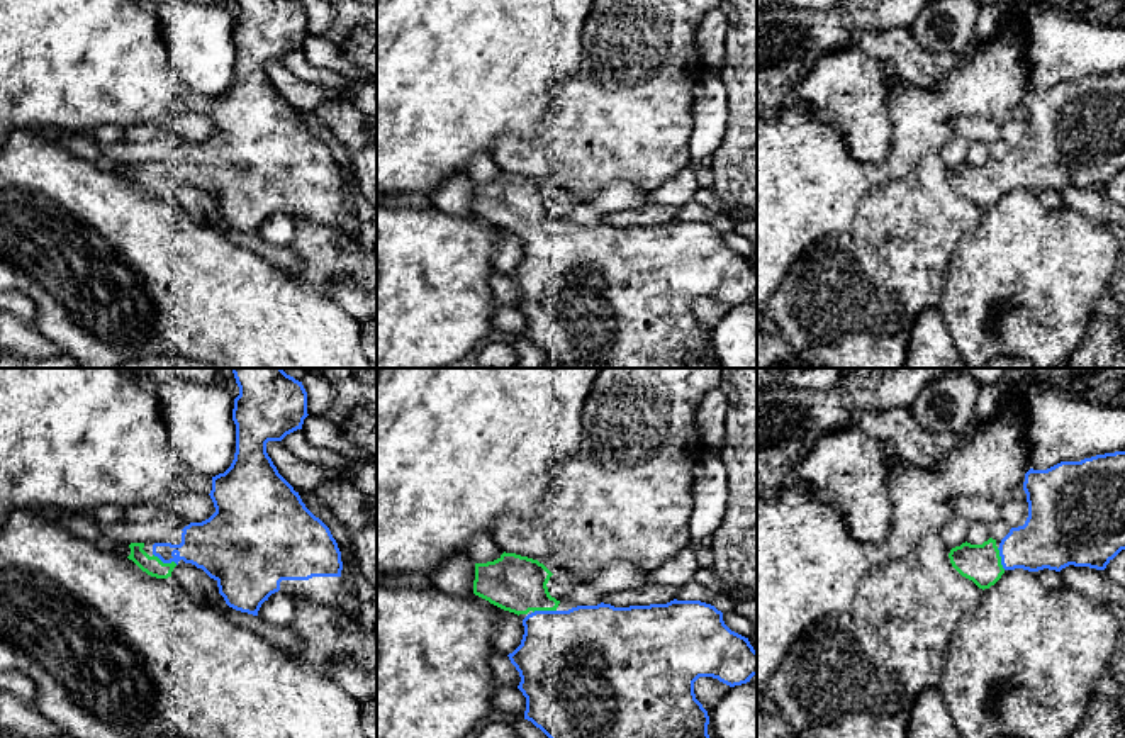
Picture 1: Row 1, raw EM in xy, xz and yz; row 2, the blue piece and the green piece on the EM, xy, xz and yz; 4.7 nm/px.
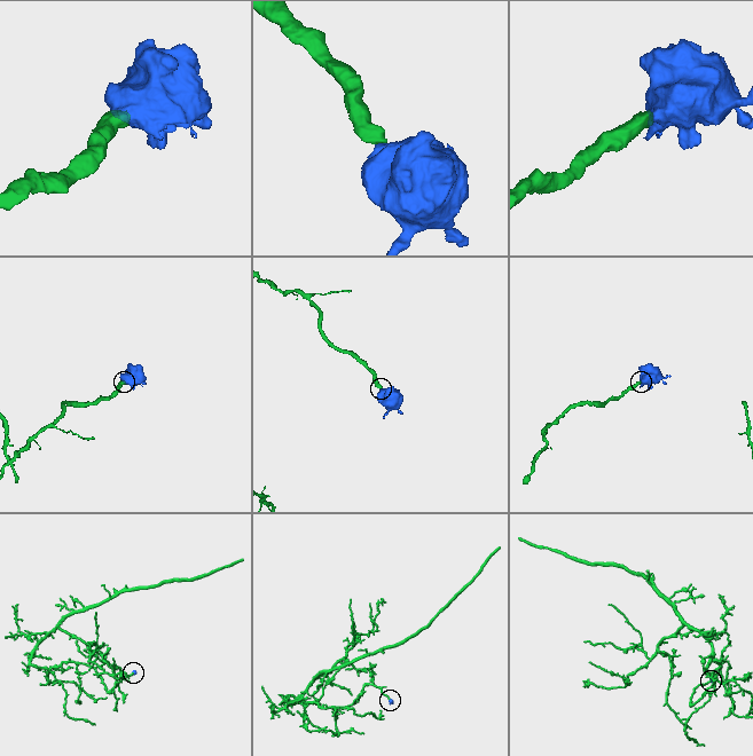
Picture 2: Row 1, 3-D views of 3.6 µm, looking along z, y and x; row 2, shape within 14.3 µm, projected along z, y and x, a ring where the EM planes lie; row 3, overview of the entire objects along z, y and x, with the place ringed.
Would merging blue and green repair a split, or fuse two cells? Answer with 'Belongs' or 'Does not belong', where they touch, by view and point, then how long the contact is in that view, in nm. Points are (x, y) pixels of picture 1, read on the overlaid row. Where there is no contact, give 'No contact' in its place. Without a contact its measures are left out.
Belongs. Touches blue at xy (165, 562). Shared border 130 nm

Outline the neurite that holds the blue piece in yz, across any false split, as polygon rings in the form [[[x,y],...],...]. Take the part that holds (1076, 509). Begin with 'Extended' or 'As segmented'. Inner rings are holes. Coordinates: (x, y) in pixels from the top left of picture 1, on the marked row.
Extended. [[[1125,451],[1096,455],[1081,461],[1061,461],[1047,470],[1030,468],[1025,473],[1023,490],[1028,502],[1028,517],[1023,526],[1011,528],[999,545],[993,538],[982,545],[965,541],[949,553],[952,567],[979,589],[989,589],[1006,570],[1015,568],[1028,572],[1049,568],[1061,572],[1074,565],[1105,570],[1125,550]]]

